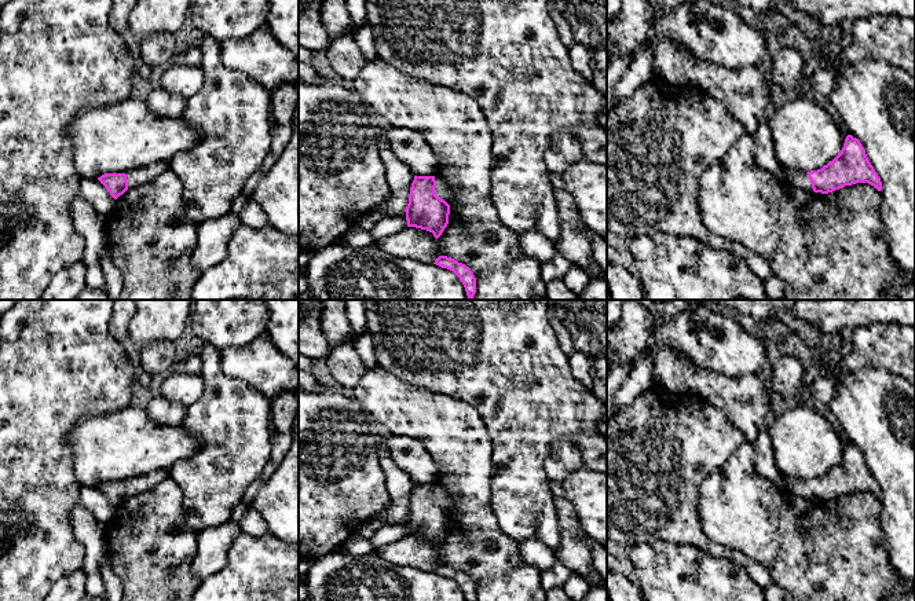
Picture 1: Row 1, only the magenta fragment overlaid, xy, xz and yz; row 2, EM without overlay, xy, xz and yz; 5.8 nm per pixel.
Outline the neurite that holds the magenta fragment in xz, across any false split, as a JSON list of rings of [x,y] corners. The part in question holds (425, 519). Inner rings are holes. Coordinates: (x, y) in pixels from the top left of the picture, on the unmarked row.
[[[414,484],[405,517],[407,535],[427,538],[438,547],[449,532],[454,501],[449,491],[435,484]]]

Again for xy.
[[[162,470],[143,474],[128,481],[105,481],[98,485],[98,488],[106,495],[110,503],[117,507],[127,498],[153,488],[155,484],[161,483],[166,477],[169,477],[169,472]]]

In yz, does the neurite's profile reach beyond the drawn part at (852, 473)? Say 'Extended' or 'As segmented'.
Extended

